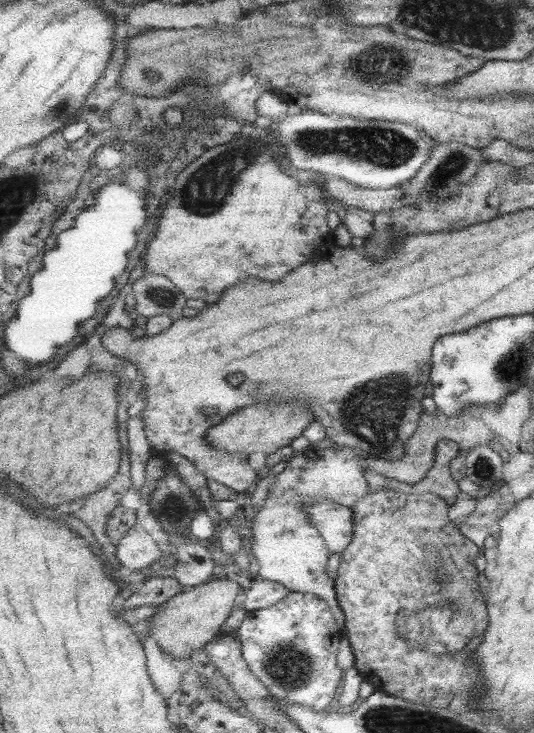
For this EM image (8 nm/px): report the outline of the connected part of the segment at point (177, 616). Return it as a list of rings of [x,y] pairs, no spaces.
[[[221,576],[217,581],[209,580],[207,583],[191,588],[190,591],[183,591],[182,593],[176,594],[163,604],[163,606],[159,606],[156,615],[152,618],[150,634],[156,638],[155,642],[159,643],[159,646],[166,654],[176,659],[184,659],[189,662],[192,657],[191,654],[195,650],[199,648],[205,650],[206,644],[210,640],[213,640],[222,630],[222,626],[236,608],[235,602],[237,602],[239,590],[241,590],[241,586],[236,581]]]

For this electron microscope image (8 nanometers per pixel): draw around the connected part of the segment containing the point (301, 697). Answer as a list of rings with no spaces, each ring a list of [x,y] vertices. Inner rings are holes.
[[[290,591],[290,595],[275,606],[248,611],[238,635],[243,646],[242,655],[250,670],[278,700],[303,704],[315,712],[332,709],[331,702],[338,700],[337,688],[345,676],[345,670],[338,665],[338,650],[345,633],[326,600],[313,593]]]

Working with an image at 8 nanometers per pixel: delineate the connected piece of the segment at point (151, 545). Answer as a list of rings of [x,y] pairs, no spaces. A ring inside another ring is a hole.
[[[140,513],[137,523],[117,542],[116,555],[123,566],[122,572],[132,570],[144,572],[159,565],[161,548],[145,530],[142,520],[143,514]]]

